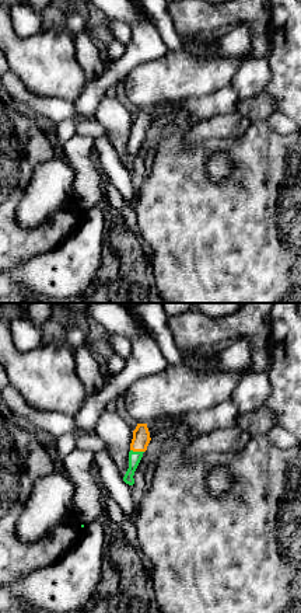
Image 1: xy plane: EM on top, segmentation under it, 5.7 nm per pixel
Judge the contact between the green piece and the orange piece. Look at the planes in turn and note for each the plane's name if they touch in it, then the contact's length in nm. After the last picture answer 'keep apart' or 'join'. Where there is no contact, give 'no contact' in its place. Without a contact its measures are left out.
meets green in xy; contact 80 nm long

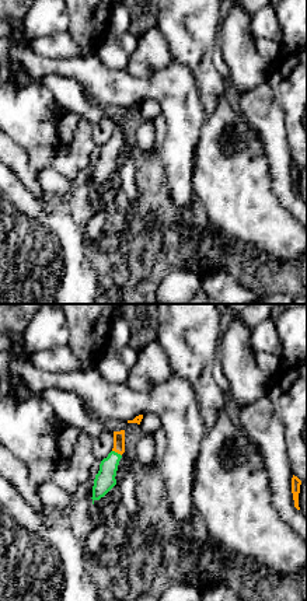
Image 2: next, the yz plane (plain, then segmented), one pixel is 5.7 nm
meets green in yz; contact 70 nm long

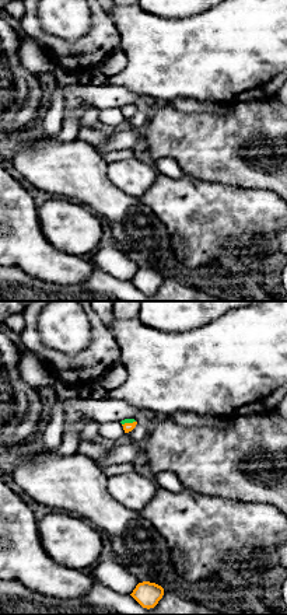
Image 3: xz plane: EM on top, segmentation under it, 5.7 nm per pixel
meets green in xz; contact 80 nm long

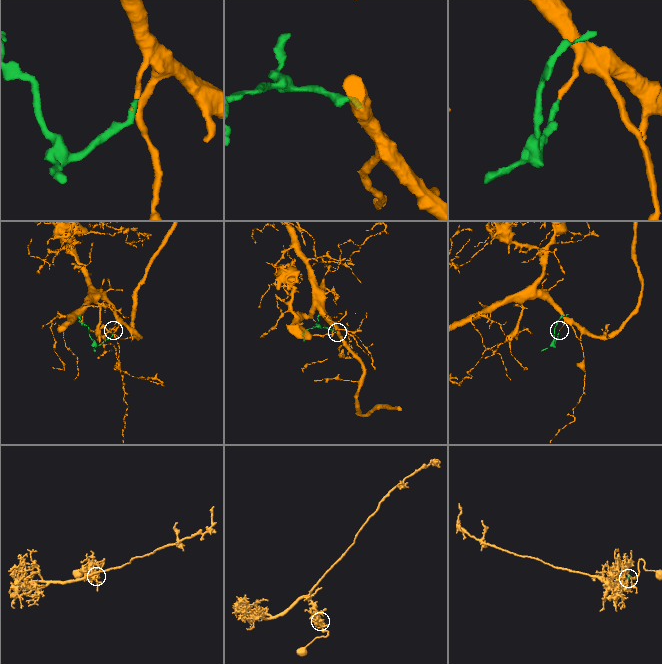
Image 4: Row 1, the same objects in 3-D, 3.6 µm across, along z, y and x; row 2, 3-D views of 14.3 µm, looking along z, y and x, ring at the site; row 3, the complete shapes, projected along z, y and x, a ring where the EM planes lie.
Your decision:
join

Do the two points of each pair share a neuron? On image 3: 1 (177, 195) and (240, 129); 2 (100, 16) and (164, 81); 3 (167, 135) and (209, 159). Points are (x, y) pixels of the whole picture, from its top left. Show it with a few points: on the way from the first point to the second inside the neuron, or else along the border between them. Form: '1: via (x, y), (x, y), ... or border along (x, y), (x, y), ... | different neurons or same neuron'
1: border along (185, 174), (227, 185) | different neurons
2: border along (111, 17), (119, 35), (119, 48) | different neurons
3: via (177, 135), (188, 137), (199, 149) | same neuron

